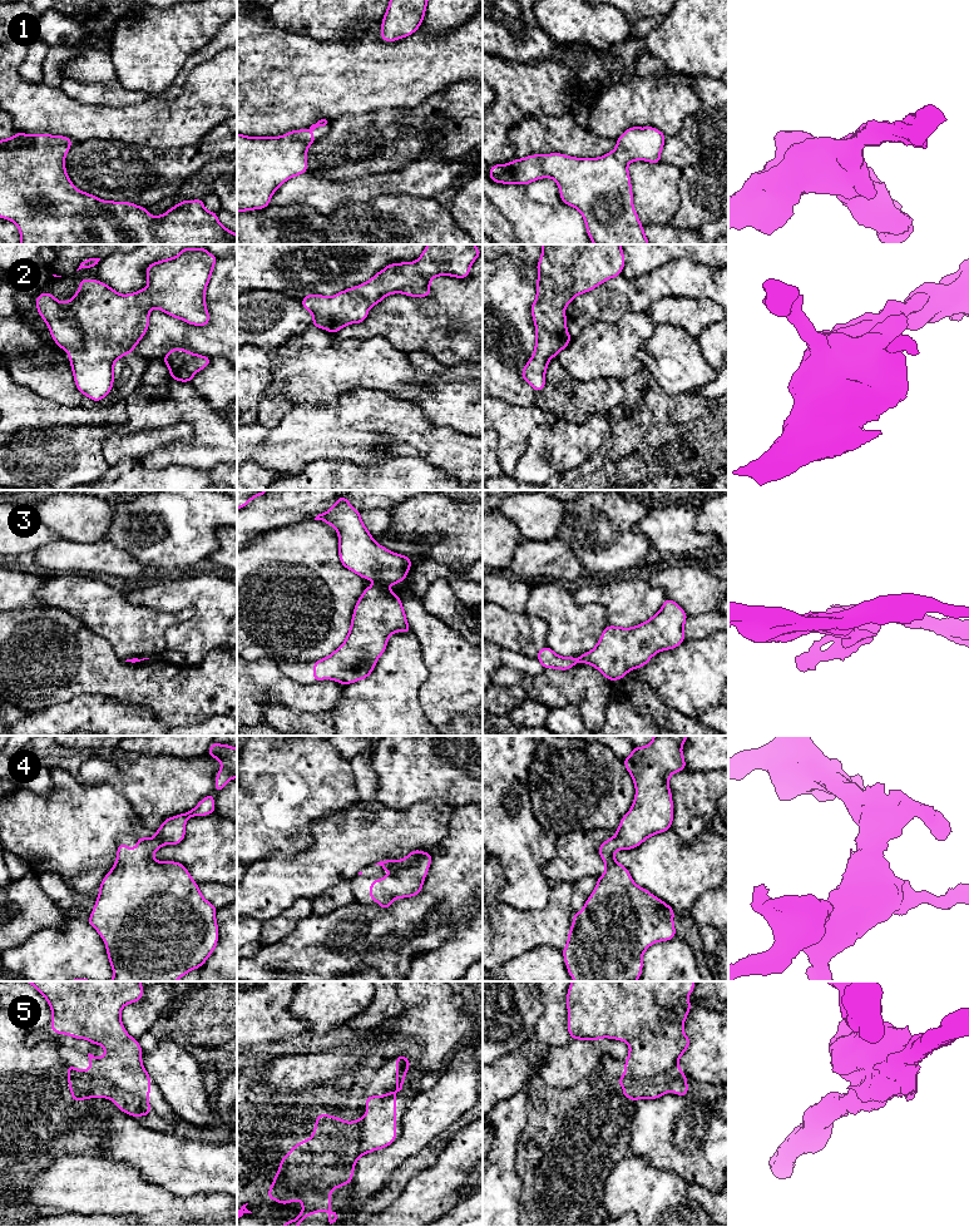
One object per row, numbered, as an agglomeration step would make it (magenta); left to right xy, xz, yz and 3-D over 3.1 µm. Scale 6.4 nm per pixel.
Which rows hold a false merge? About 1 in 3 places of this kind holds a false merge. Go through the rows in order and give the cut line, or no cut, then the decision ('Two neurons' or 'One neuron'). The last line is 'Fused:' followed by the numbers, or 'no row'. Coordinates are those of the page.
1: No split. One neuron
2: No split. One neuron
3: Split along xz (379, 584), (381, 585). Two neurons
4: No split. One neuron
5: No split. One neuron
Fused: 3

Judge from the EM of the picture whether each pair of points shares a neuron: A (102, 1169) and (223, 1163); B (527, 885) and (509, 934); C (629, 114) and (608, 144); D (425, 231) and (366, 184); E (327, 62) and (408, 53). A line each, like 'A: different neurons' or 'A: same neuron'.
A: different neurons
B: different neurons
C: different neurons
D: different neurons
E: same neuron

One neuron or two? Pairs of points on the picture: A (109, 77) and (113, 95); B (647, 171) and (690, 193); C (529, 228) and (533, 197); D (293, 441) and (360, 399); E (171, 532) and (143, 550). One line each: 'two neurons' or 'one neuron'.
A: two neurons
B: two neurons
C: one neuron
D: one neuron
E: one neuron

